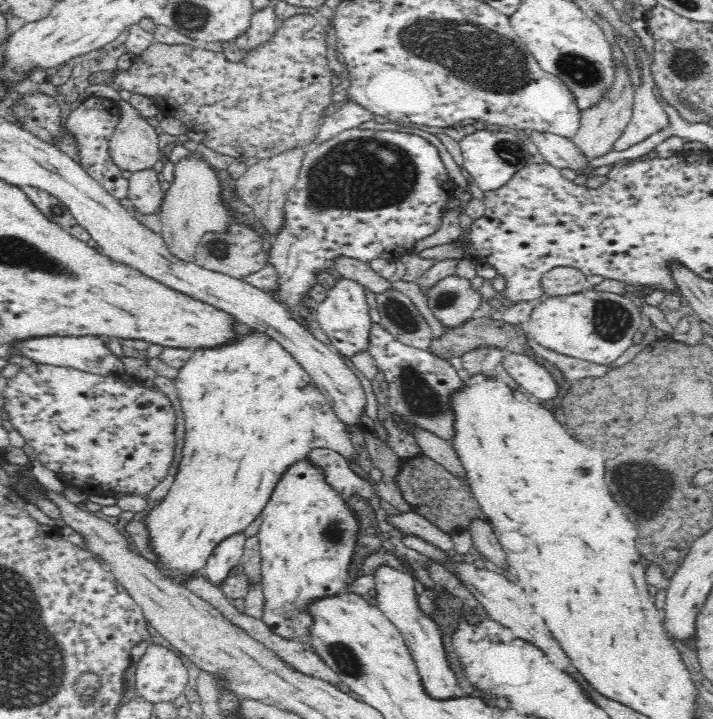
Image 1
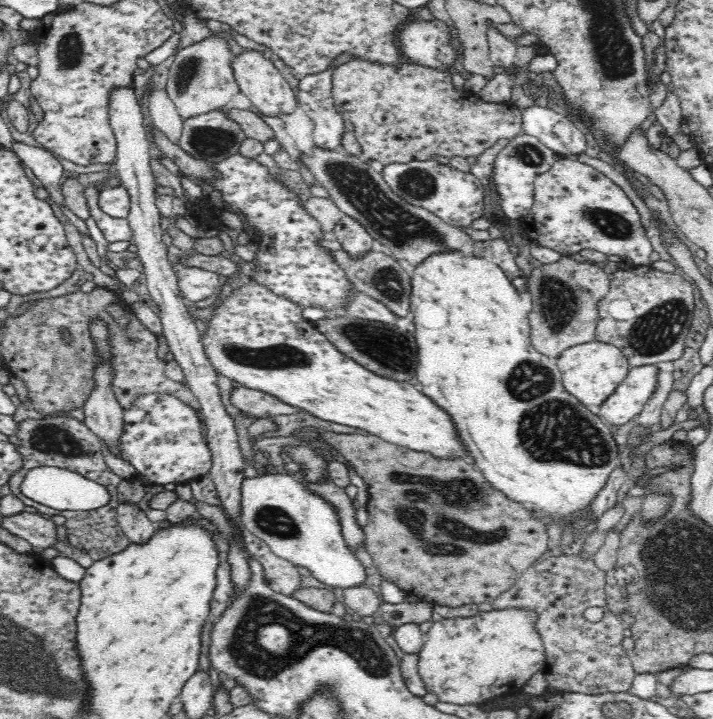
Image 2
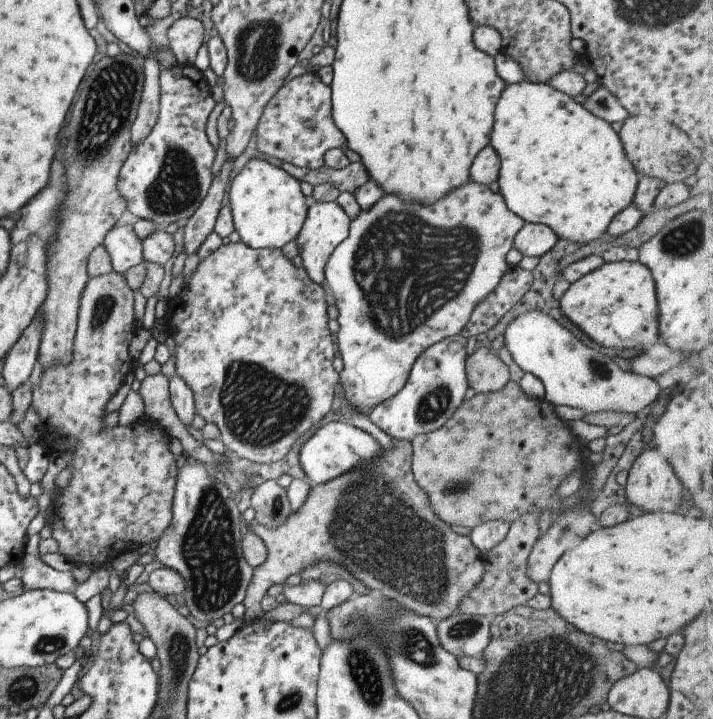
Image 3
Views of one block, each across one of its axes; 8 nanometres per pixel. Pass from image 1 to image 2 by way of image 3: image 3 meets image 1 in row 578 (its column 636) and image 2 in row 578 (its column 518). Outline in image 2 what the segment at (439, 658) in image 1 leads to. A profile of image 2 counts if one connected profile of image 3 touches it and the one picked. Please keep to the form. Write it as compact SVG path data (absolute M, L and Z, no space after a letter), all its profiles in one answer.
M266 474L242 482L242 526L262 539L277 557L308 568L329 589L356 588L367 580L366 568L344 540L338 509L308 491L306 484L288 474Z

